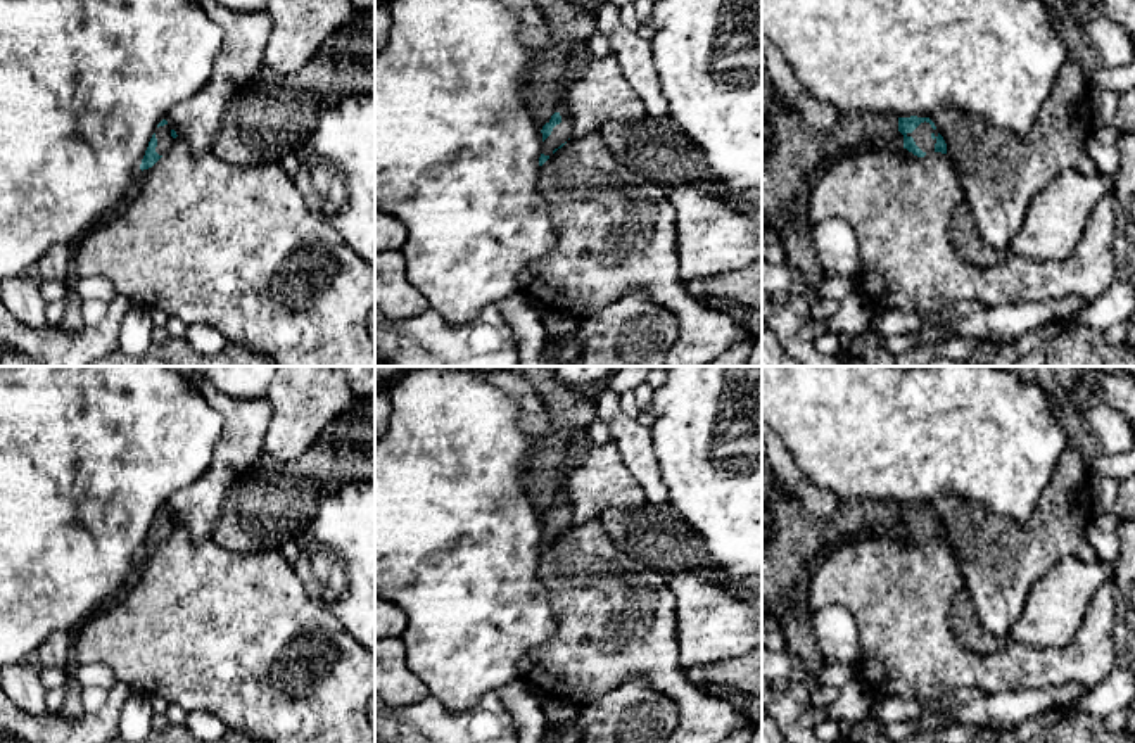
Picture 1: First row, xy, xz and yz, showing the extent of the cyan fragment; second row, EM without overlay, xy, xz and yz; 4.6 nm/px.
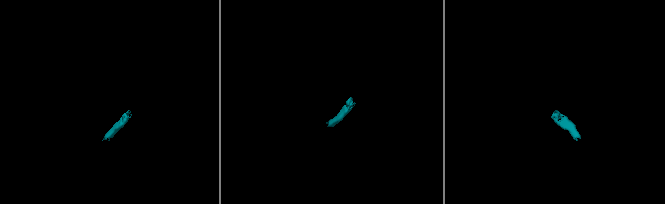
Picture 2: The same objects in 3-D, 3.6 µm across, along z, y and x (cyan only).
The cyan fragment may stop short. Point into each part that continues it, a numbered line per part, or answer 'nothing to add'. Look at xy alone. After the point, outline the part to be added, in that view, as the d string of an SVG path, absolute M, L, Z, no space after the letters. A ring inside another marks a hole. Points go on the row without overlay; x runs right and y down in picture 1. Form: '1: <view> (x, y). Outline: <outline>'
1: xy (163, 520). Outline: M164 511L155 517L157 534L155 539L164 543L173 532L174 525L171 524L171 513Z

